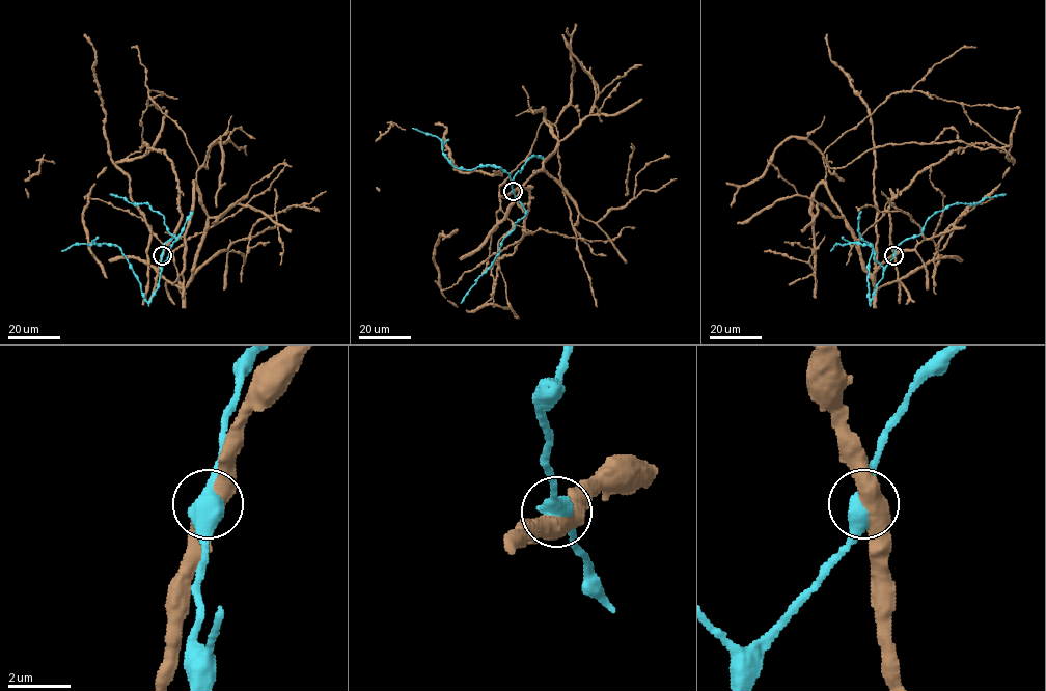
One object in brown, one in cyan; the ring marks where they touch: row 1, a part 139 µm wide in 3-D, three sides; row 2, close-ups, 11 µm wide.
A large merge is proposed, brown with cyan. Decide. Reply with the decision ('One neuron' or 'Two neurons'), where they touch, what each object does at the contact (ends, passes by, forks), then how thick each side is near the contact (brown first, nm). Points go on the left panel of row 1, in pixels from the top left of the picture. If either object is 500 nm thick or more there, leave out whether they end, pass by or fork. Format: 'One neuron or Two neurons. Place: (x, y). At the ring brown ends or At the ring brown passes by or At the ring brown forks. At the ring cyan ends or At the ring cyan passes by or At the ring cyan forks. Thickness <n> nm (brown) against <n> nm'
One neuron. Place: (162, 255). Thickness 550 nm (brown) against 480 nm

